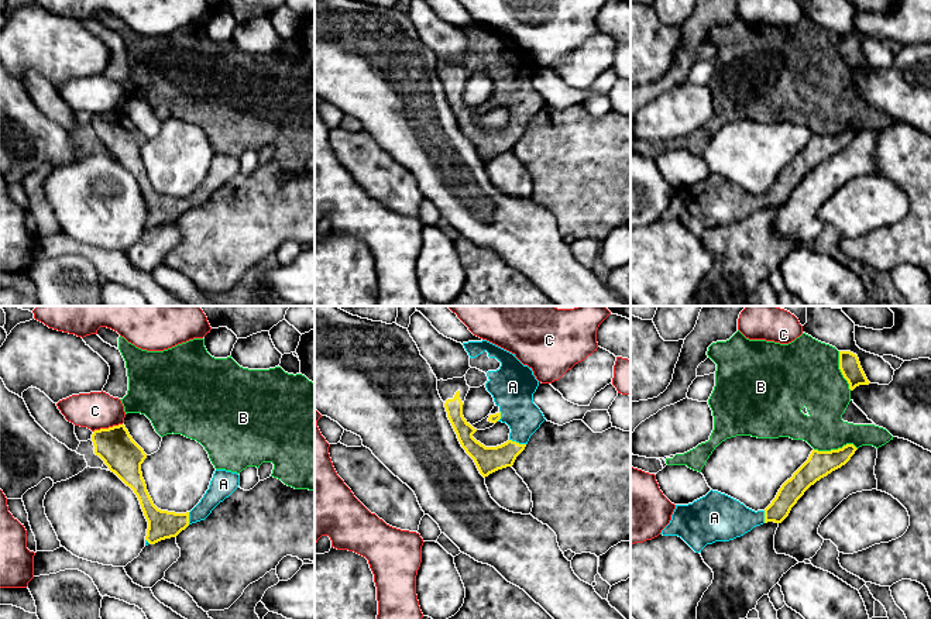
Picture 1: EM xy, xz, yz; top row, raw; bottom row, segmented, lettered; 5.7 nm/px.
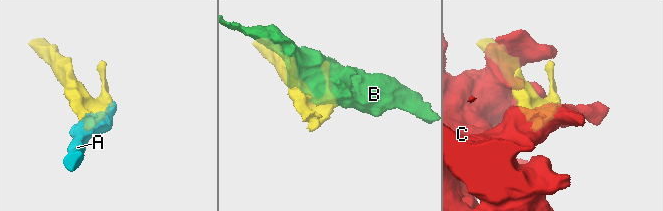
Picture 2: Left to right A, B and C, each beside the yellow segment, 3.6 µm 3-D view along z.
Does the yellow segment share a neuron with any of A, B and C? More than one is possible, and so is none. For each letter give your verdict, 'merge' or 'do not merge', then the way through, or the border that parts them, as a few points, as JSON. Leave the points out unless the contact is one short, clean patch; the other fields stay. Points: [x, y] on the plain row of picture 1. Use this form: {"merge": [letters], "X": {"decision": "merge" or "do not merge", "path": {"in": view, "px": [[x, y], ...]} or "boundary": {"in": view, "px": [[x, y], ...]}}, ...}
{"merge": ["A"], "A": {"decision": "merge"}, "B": {"decision": "do not merge"}, "C": {"decision": "do not merge"}}

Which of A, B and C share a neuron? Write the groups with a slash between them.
A / B / C

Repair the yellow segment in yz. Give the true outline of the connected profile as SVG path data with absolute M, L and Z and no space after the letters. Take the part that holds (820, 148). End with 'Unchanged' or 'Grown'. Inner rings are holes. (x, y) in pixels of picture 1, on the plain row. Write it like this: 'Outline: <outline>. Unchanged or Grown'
Outline: M846 128L831 135L813 134L808 144L779 173L765 195L752 195L739 185L710 175L688 189L676 189L663 220L681 221L695 237L715 226L729 226L767 206L781 207L804 176L845 149L858 133Z. Grown

